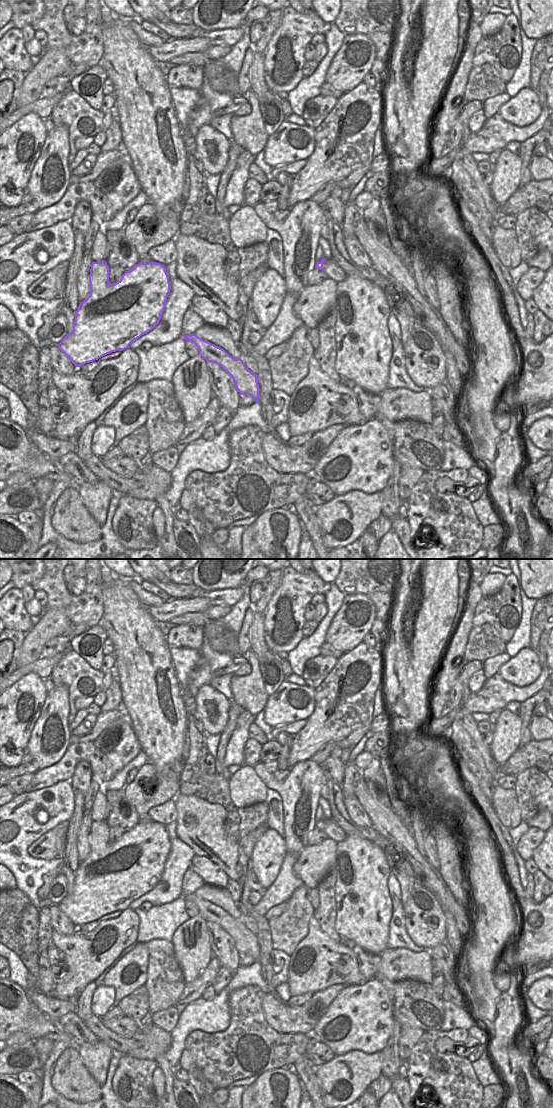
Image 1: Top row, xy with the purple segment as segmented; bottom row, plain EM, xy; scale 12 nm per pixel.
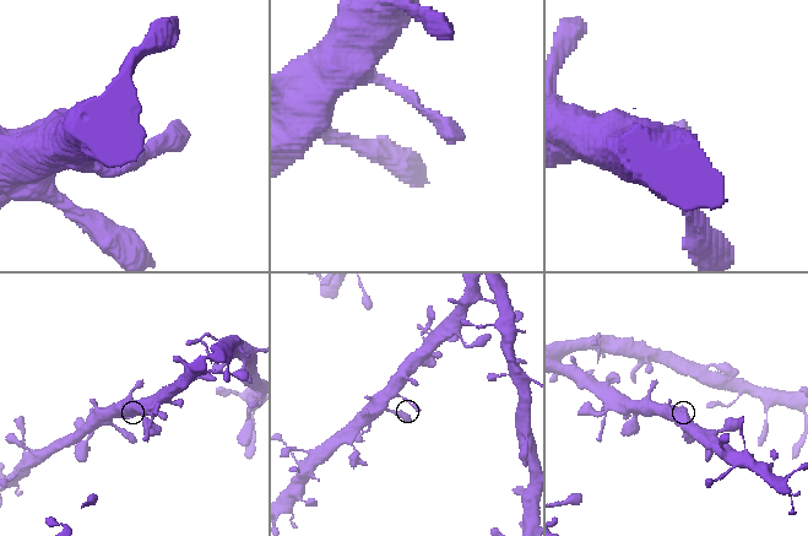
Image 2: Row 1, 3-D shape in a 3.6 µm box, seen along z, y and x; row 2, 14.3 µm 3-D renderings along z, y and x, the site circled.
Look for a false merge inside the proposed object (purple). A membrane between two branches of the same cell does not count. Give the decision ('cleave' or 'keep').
keep

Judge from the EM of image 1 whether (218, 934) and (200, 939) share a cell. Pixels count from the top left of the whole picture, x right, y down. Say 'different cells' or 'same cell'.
different cells

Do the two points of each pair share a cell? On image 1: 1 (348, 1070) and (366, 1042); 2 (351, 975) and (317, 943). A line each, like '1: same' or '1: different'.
1: different
2: same

